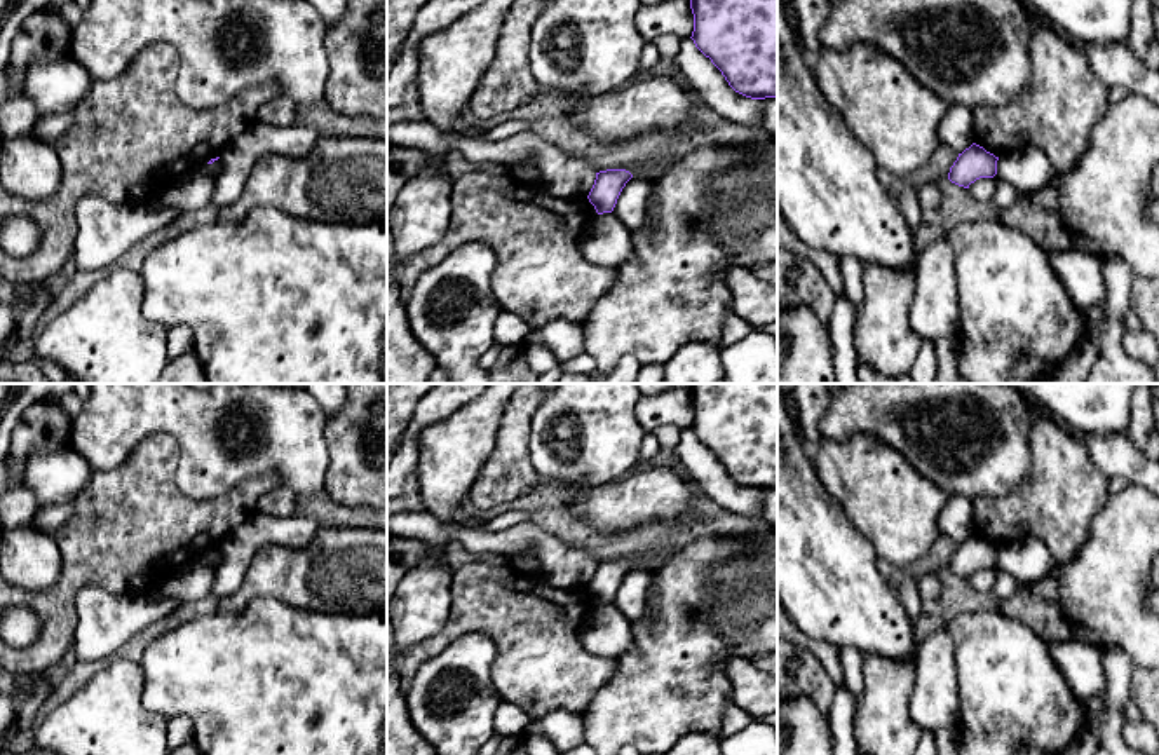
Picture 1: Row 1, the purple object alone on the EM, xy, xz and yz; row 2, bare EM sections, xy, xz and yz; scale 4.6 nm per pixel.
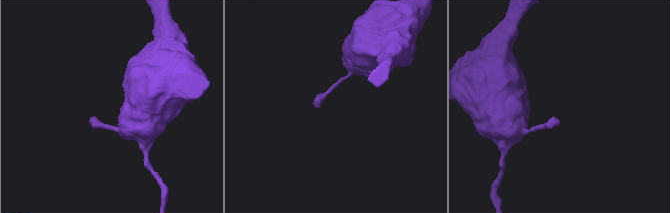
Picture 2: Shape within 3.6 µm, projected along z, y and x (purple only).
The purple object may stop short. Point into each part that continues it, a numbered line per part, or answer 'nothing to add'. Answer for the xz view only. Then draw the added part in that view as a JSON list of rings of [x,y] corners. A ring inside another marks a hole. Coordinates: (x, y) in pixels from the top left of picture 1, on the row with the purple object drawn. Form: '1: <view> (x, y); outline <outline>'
nothing to add

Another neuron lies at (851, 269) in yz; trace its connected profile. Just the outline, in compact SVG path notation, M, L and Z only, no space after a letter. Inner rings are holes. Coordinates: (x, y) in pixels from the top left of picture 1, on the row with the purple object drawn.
M840 256L840 274L844 281L845 298L851 302L852 310L861 307L863 293L863 263L854 256Z

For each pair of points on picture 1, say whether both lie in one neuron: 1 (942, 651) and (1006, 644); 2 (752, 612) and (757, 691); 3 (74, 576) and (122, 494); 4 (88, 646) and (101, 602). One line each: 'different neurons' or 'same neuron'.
1: different neurons
2: different neurons
3: same neuron
4: same neuron

